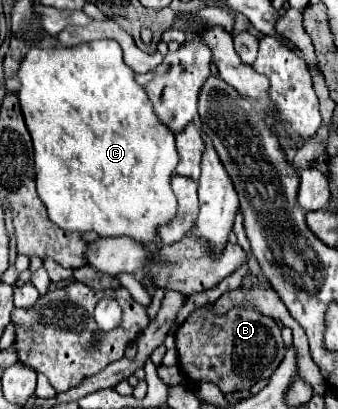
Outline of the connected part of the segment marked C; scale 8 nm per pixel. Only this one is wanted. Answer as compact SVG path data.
M99 39L91 41L89 45L77 45L73 49L63 49L63 47L53 47L53 49L39 49L33 47L25 55L21 67L19 67L19 79L21 79L21 89L19 89L19 103L21 111L27 123L27 129L33 139L33 157L35 157L35 181L37 181L37 193L41 201L47 207L49 219L65 229L65 231L95 231L99 237L131 237L133 241L139 241L141 245L149 245L157 241L157 229L161 225L167 225L175 213L177 213L177 199L171 191L169 179L175 175L177 167L177 151L175 151L175 137L173 131L155 115L153 105L141 85L135 83L135 73L125 65L121 47L117 41L111 39Z

